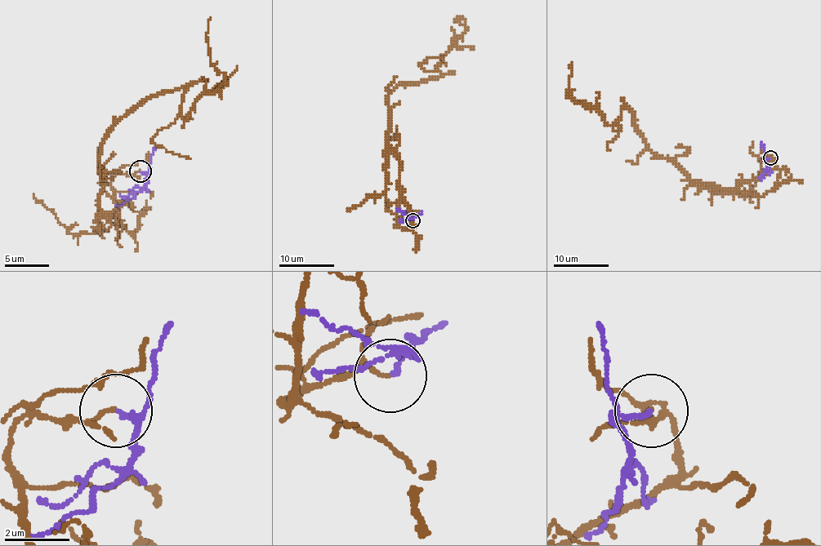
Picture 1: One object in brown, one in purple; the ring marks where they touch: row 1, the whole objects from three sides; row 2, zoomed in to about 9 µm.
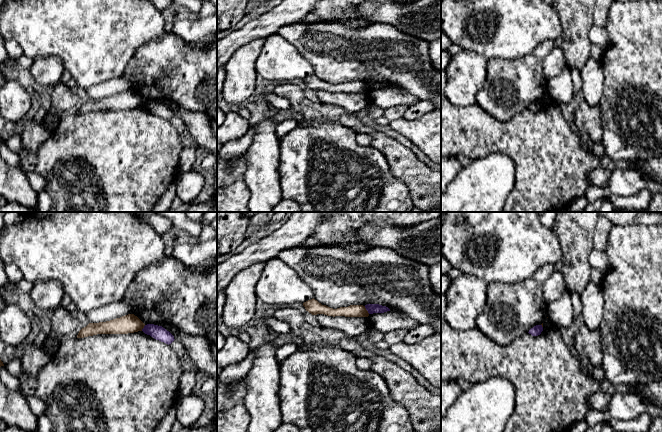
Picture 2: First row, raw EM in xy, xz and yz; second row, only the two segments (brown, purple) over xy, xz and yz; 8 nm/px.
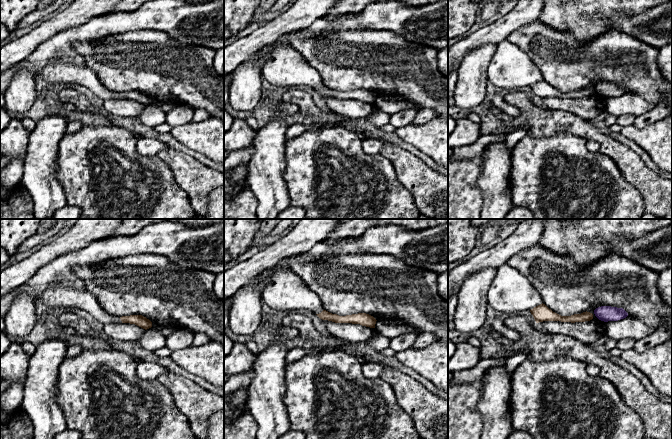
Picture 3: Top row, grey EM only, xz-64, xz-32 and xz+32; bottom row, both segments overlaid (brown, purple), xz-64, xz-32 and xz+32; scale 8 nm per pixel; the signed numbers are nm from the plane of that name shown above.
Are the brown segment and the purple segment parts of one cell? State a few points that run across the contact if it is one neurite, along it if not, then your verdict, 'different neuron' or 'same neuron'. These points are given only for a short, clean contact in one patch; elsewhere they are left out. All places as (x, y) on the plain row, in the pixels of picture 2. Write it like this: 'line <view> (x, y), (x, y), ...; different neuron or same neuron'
line xz (364, 82), (369, 89); different neuron

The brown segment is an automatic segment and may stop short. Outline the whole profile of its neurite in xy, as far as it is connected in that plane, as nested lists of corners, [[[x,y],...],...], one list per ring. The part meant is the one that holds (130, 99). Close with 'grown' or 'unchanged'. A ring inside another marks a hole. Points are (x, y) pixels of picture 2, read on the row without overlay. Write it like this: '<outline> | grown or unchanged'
[[[128,90],[106,98],[89,99],[82,104],[77,114],[84,114],[97,110],[128,110],[142,107],[145,100],[134,90]]] | unchanged

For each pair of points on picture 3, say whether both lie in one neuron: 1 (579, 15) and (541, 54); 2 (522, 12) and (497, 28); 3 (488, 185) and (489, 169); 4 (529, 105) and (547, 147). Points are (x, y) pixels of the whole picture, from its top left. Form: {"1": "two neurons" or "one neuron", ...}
{"1": "two neurons", "2": "one neuron", "3": "one neuron", "4": "two neurons"}

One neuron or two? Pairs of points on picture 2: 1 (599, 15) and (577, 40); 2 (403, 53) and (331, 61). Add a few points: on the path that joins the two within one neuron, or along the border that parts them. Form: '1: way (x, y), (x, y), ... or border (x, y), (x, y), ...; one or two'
1: border (594, 10), (593, 24); two
2: way (385, 53), (349, 54); one

